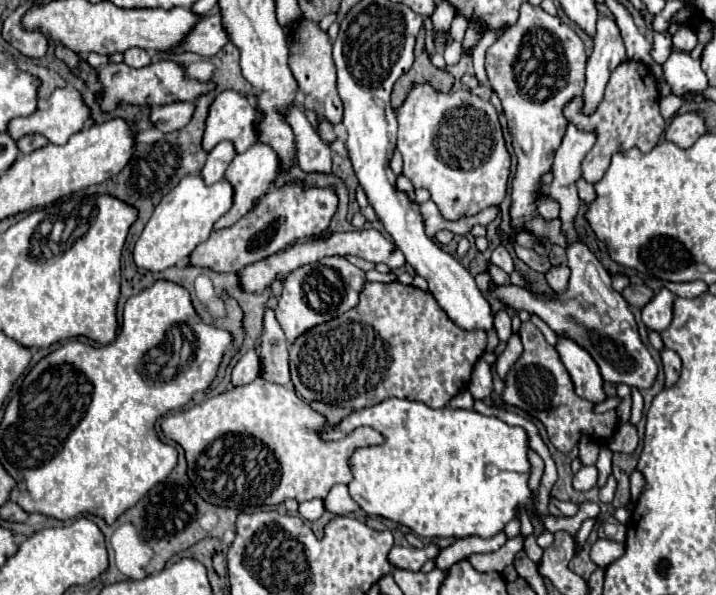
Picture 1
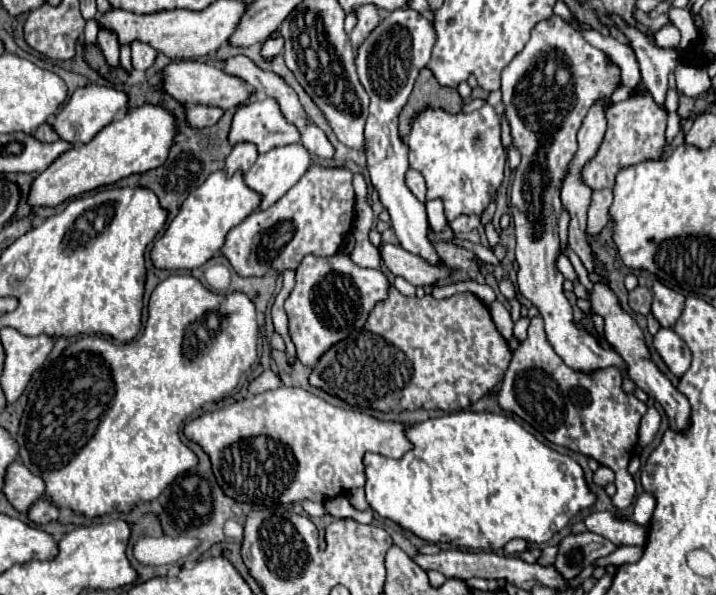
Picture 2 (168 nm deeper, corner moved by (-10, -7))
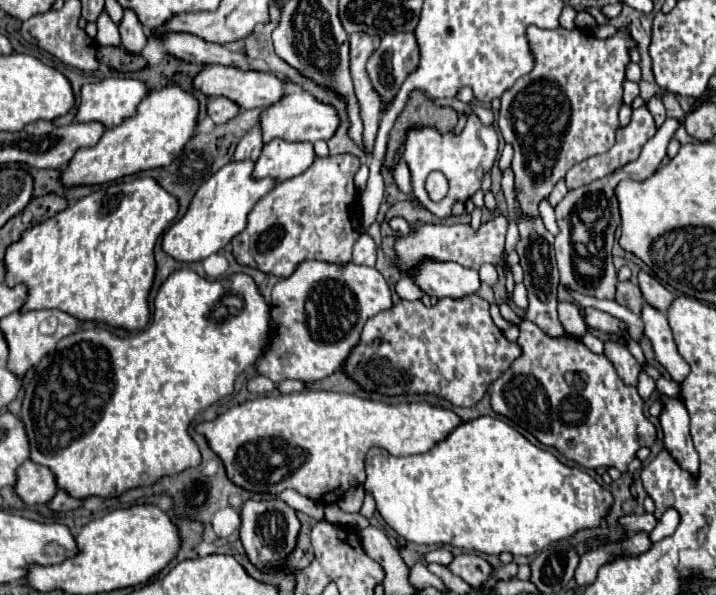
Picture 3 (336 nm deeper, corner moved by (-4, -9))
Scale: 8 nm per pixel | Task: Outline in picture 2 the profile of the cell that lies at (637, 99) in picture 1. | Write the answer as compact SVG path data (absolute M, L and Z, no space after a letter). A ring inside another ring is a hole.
M648 92L634 94L628 100L620 104L612 104L606 112L606 136L596 152L594 158L590 158L582 168L582 182L590 186L592 190L598 188L612 188L614 176L618 170L640 164L644 160L654 160L660 156L664 146L664 130L666 130L666 110L658 108Z

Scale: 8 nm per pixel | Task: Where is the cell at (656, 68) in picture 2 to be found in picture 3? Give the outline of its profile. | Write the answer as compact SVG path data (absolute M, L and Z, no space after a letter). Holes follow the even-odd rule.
M656 94L656 96L652 96L650 100L648 100L648 110L650 110L650 114L654 116L654 122L656 122L656 126L662 126L662 122L666 120L666 110L664 110L664 104L662 104L662 98Z

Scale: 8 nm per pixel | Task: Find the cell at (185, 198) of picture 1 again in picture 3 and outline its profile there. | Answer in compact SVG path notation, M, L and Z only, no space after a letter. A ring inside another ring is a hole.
M252 160L228 162L216 174L212 174L200 190L196 190L186 214L174 222L162 236L162 250L178 262L198 262L218 250L222 250L236 234L246 228L246 216L256 206L256 202L268 194L274 186L274 180L254 180L252 178Z

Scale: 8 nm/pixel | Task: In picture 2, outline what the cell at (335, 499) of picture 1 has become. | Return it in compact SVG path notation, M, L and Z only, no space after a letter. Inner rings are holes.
M354 488L354 490L350 490L348 498L350 498L350 504L352 504L354 508L358 508L358 510L370 508L368 502L366 502L366 496L364 496L364 488Z

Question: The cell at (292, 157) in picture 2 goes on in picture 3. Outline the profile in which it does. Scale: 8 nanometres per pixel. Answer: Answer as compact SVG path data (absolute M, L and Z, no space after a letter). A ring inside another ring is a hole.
M276 138L264 146L254 164L252 178L272 178L274 182L284 182L308 170L314 158L316 156L310 142L286 142Z

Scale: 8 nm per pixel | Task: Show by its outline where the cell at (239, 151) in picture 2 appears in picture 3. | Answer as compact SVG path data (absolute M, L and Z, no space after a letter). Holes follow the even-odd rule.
M254 126L252 130L248 130L248 134L238 142L236 152L234 152L234 160L242 162L242 160L252 160L256 162L262 150L262 134L260 134L260 126Z

